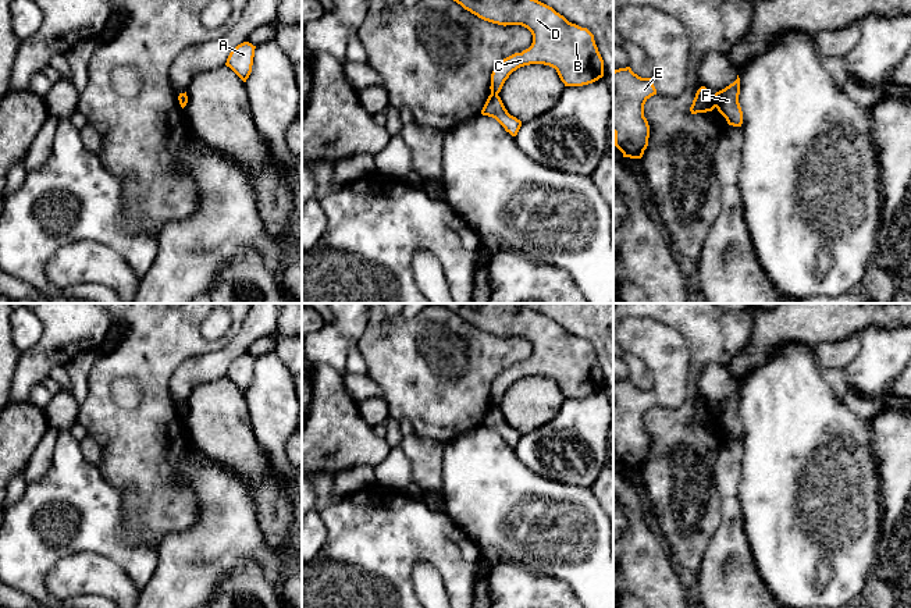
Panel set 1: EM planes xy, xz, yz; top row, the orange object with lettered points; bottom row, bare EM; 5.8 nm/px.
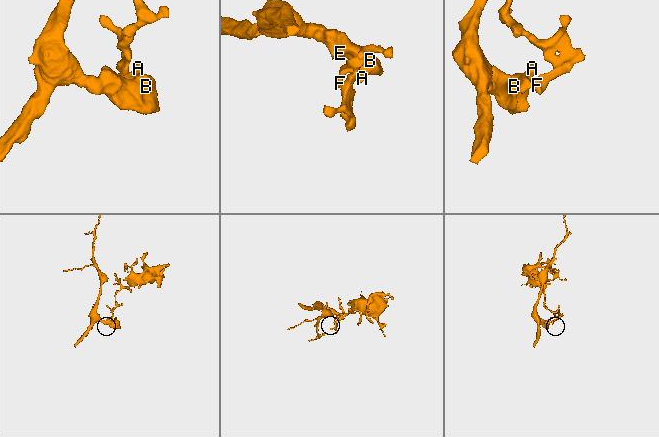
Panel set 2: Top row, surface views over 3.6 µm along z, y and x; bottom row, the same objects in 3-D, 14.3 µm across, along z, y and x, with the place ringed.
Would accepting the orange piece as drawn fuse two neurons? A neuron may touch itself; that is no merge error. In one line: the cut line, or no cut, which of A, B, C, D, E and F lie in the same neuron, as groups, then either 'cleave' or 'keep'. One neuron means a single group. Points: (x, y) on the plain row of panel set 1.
cut in yz along (712, 406), (716, 418); A B C D E / F; cleave

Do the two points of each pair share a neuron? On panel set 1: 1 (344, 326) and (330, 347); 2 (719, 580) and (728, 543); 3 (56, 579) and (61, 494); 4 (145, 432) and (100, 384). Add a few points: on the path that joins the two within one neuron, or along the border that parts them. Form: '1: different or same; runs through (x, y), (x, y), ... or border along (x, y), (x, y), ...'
1: same; runs through (342, 331), (333, 341)
2: same; runs through (721, 571), (721, 564), (728, 553)
3: different; border along (88, 551), (53, 566), (49, 593)
4: same; runs through (130, 432), (100, 400)

